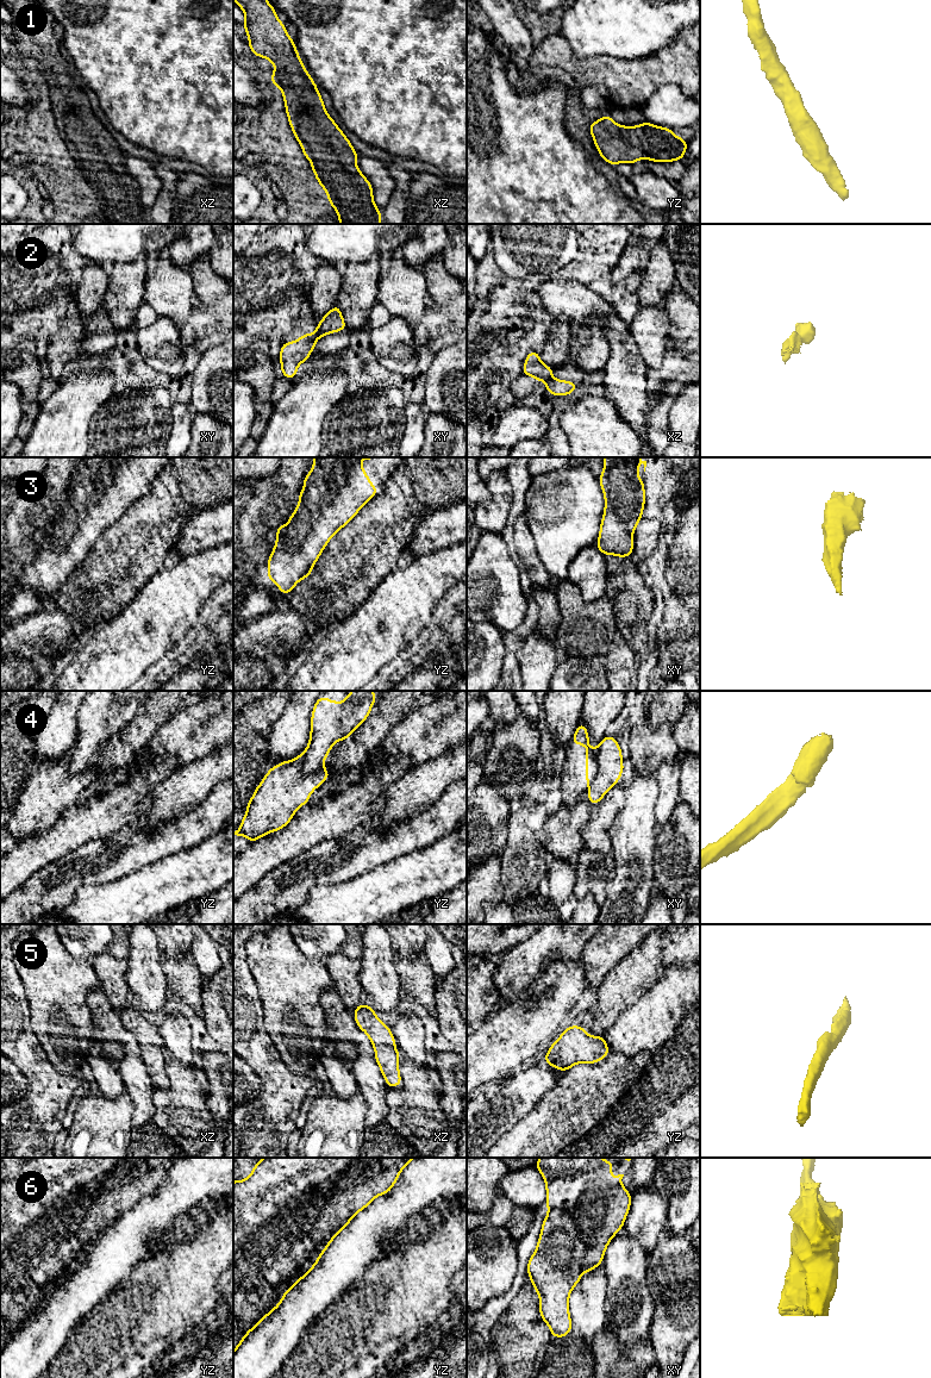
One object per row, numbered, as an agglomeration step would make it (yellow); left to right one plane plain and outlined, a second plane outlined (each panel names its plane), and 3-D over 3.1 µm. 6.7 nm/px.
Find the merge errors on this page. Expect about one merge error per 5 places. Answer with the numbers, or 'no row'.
2, 4, 6

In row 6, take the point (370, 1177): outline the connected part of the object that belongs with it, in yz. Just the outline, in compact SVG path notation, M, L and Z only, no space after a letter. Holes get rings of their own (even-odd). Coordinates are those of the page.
M356 1158L352 1161L351 1171L346 1178L351 1180L350 1191L338 1191L336 1196L327 1198L326 1205L318 1209L318 1230L308 1235L302 1243L294 1245L294 1262L300 1266L296 1272L287 1268L286 1262L277 1262L265 1277L271 1282L275 1289L270 1298L270 1304L265 1308L265 1314L257 1324L248 1324L246 1330L254 1330L268 1315L280 1307L287 1292L292 1290L298 1282L304 1279L313 1267L319 1262L320 1257L327 1249L331 1241L349 1224L349 1222L380 1195L387 1195L398 1181L399 1174L406 1165L415 1158Z

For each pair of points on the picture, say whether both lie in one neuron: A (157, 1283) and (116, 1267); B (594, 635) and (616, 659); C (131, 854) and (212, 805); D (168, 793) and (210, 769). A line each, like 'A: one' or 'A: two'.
A: two
B: two
C: one
D: one

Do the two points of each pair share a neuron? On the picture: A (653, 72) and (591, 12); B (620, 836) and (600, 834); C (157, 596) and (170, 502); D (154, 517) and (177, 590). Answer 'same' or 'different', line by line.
A: different
B: different
C: different
D: different

